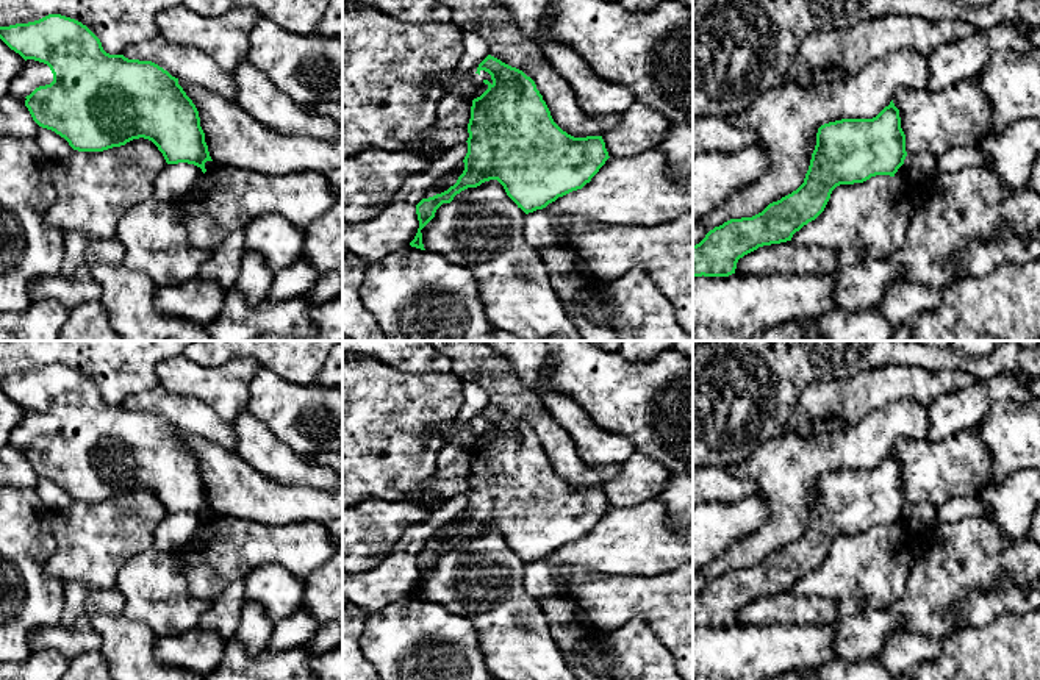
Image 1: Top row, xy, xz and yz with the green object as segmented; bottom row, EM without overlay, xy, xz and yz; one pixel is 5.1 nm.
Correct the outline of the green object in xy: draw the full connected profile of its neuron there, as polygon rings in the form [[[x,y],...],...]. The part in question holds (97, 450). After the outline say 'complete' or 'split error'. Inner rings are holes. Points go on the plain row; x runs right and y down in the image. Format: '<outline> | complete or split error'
[[[61,364],[0,377],[0,389],[25,411],[50,417],[53,431],[27,446],[25,456],[39,477],[64,488],[74,500],[103,502],[144,488],[158,497],[167,514],[188,513],[206,522],[205,513],[213,510],[199,461],[178,428],[158,414],[106,403],[86,375]]] | complete

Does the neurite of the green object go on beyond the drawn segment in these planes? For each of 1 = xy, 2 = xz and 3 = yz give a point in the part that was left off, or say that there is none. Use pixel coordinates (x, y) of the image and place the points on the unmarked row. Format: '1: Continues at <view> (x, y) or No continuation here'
1: No continuation here
2: No continuation here
3: No continuation here

